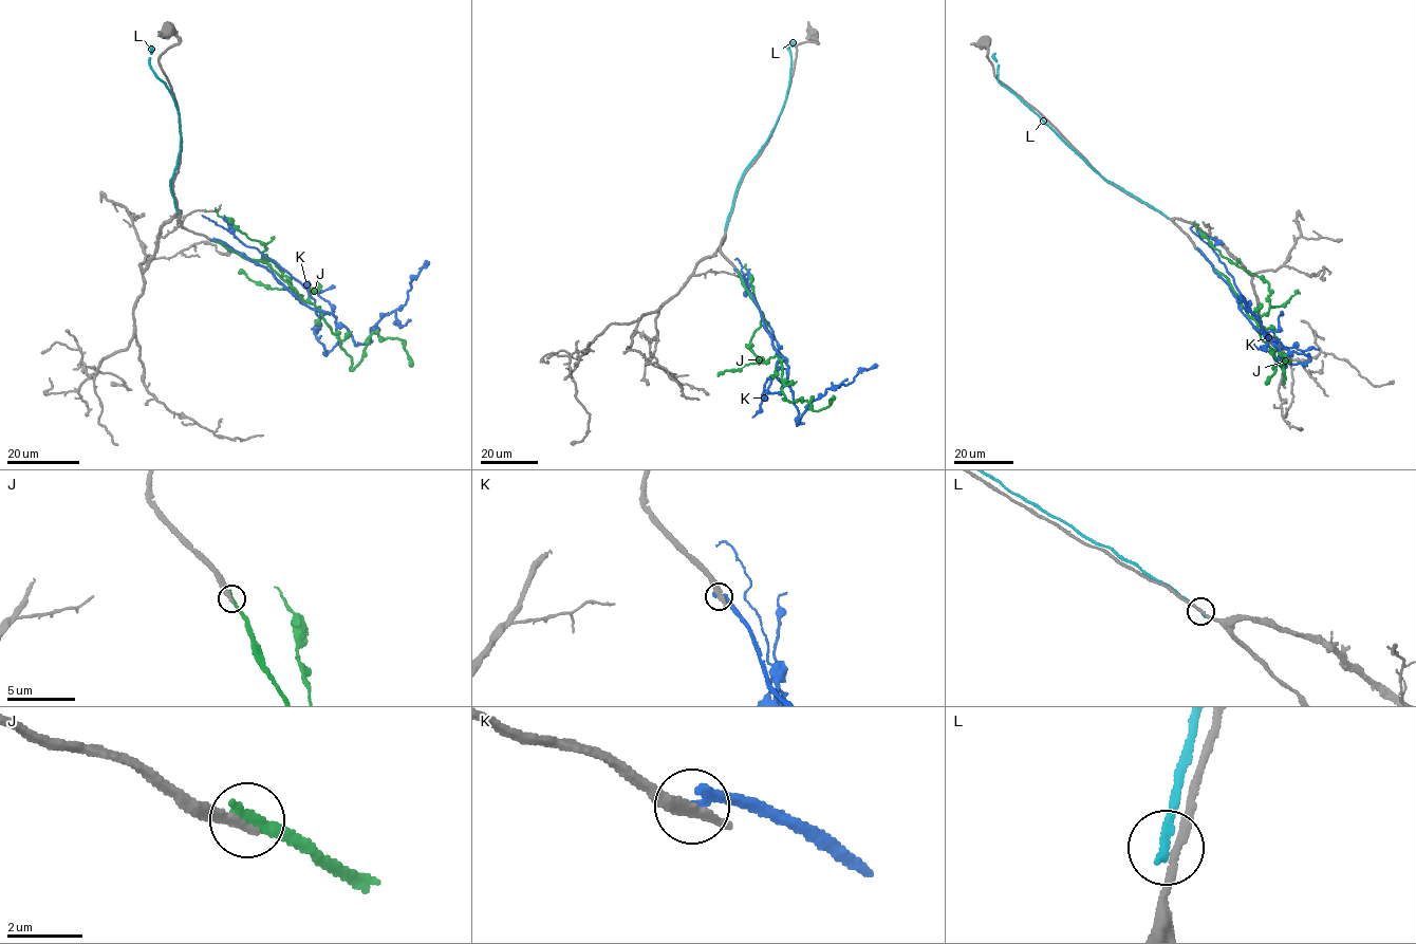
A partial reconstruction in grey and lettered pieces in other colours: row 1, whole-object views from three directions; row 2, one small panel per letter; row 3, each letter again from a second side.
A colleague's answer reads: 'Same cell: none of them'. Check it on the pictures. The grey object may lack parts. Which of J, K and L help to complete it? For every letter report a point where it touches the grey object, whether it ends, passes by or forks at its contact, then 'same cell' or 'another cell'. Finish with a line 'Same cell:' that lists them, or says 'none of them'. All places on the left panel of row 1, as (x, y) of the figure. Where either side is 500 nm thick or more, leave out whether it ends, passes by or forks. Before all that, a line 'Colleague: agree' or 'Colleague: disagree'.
Colleague: agree
J: (216, 241) | it ends | another cell
K: (212, 240) | it ends | another cell
L: (178, 210) | it ends | another cell
Same cell: none of them

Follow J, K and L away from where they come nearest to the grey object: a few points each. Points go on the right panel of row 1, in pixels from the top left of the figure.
J: (1198, 250), (1254, 319), (1284, 373), (1284, 383), (1285, 355), (1290, 362), (1278, 365), (1265, 384)
K: (1197, 248), (1255, 329), (1274, 341), (1281, 363), (1310, 359), (1262, 333), (1261, 320), (1240, 297)
L: (1166, 217), (1107, 181), (1000, 82), (994, 53)

